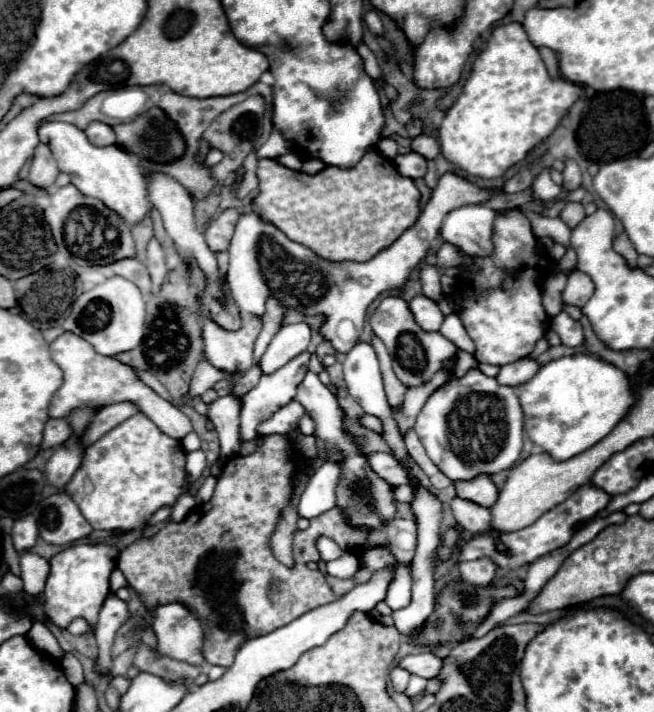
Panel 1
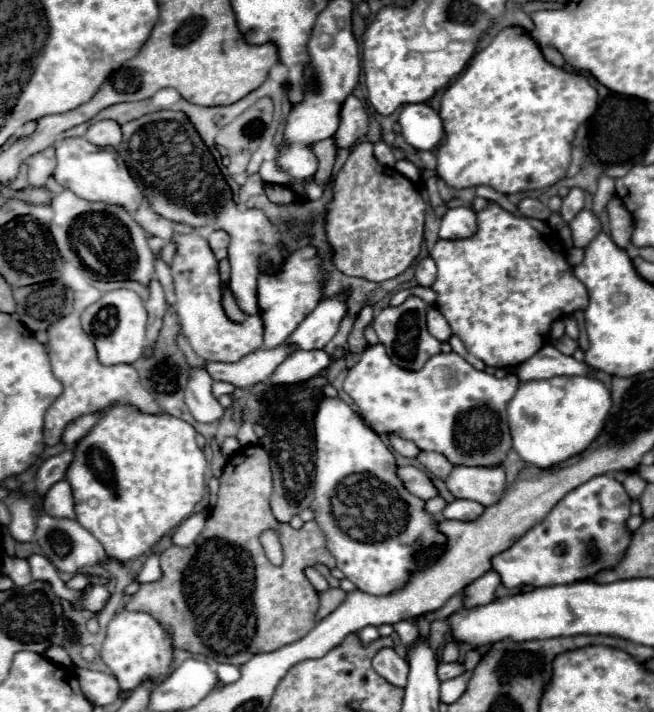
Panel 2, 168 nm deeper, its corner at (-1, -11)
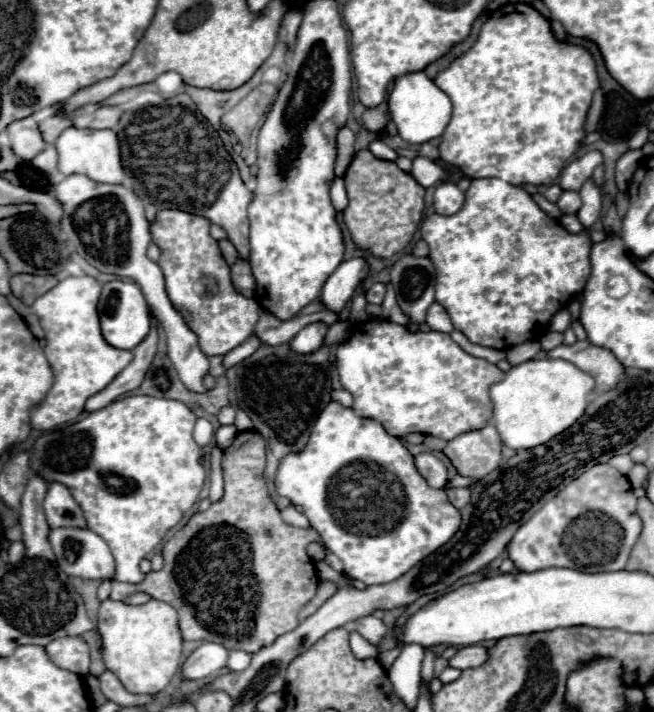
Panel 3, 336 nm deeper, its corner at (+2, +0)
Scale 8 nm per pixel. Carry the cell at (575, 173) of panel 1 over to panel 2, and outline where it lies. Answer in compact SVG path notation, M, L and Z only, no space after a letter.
M572 187L570 193L562 199L560 217L562 217L566 223L570 223L570 221L578 215L578 211L582 211L582 207L584 207L584 191L578 189L578 187Z

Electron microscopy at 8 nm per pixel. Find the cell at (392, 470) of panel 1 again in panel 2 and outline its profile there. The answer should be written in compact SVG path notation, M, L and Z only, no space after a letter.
M398 467L398 475L404 481L406 489L410 493L414 493L416 497L432 499L438 495L438 489L430 481L430 477L424 471L420 471L418 467Z

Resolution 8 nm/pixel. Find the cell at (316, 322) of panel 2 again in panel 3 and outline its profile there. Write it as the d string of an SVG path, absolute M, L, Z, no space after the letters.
M353 258L347 262L341 262L337 266L337 270L329 276L329 280L325 282L325 286L321 288L321 304L327 310L333 310L335 314L339 314L345 304L351 300L355 288L363 282L363 278L367 276L367 264L363 258Z

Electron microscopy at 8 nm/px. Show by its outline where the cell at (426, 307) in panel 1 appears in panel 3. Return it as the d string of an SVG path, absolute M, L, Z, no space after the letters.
M433 302L427 310L427 320L431 330L437 330L437 332L451 332L453 330L453 324L451 324L451 318L449 314L445 312L445 308L441 308L441 304Z

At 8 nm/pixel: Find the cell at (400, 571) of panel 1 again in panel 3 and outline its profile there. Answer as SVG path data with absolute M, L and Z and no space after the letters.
M425 648L425 660L423 660L423 672L421 672L425 682L429 682L433 678L433 662L435 662L435 656L433 656L431 648Z

